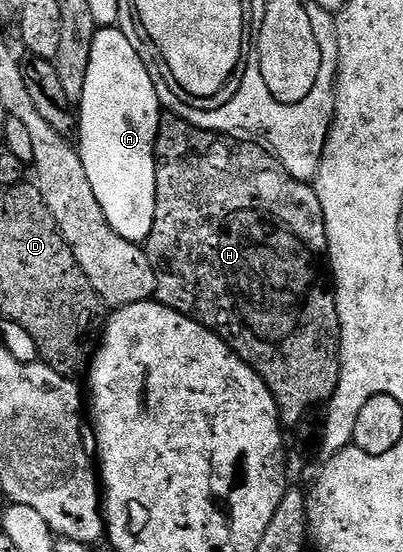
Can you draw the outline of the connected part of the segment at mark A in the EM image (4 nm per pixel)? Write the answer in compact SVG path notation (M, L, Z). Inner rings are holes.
M101 27L94 38L94 46L90 46L90 66L86 70L86 90L82 90L82 98L78 101L78 135L80 134L78 151L82 158L82 166L86 166L86 178L90 178L90 190L94 190L94 198L98 198L98 206L102 206L102 214L106 214L106 222L110 222L110 226L114 226L114 230L118 234L122 234L122 238L139 245L143 245L147 241L148 235L152 233L152 227L154 226L156 135L158 134L161 115L162 105L156 93L154 82L138 54L138 50L134 50L134 46L130 46L130 38L126 38L126 34L120 31L119 27Z

